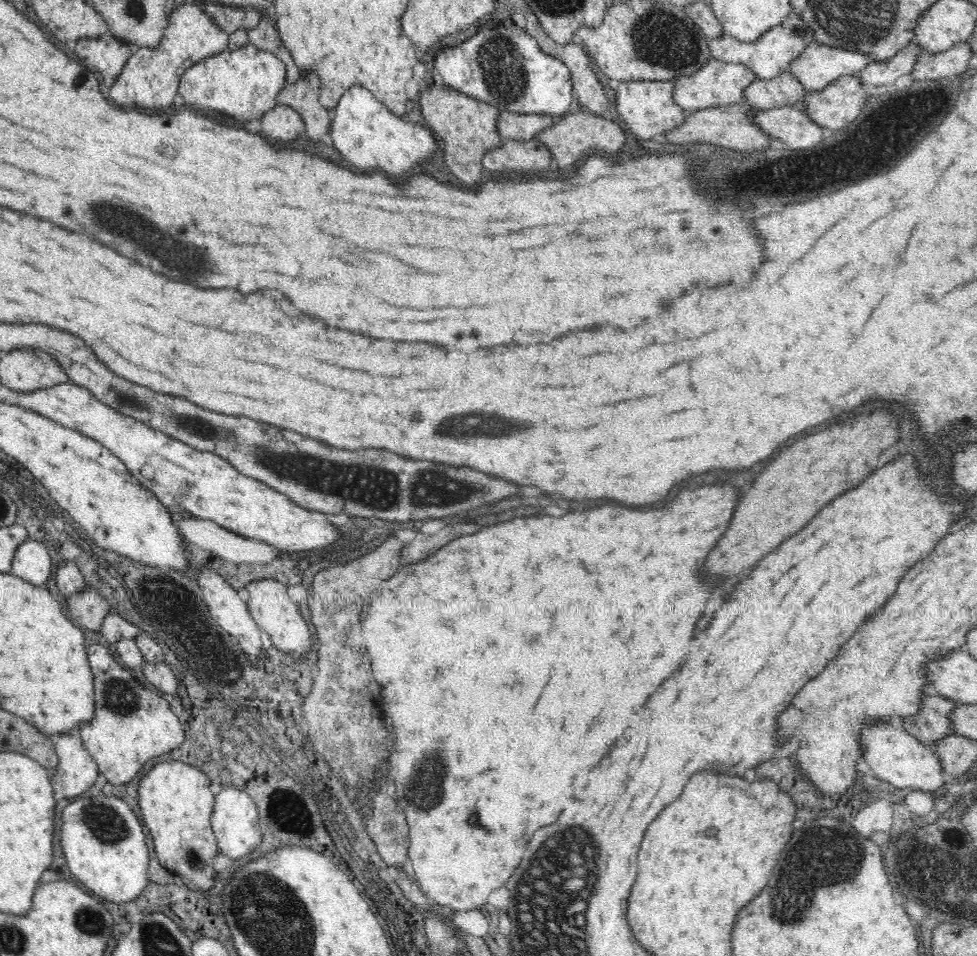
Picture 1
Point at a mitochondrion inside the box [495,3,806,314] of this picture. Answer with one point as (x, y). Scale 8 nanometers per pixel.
(662, 39)

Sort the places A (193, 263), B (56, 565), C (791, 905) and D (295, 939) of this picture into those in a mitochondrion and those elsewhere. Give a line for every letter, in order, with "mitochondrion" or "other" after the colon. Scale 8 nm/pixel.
A: mitochondrion
B: other
C: mitochondrion
D: mitochondrion

